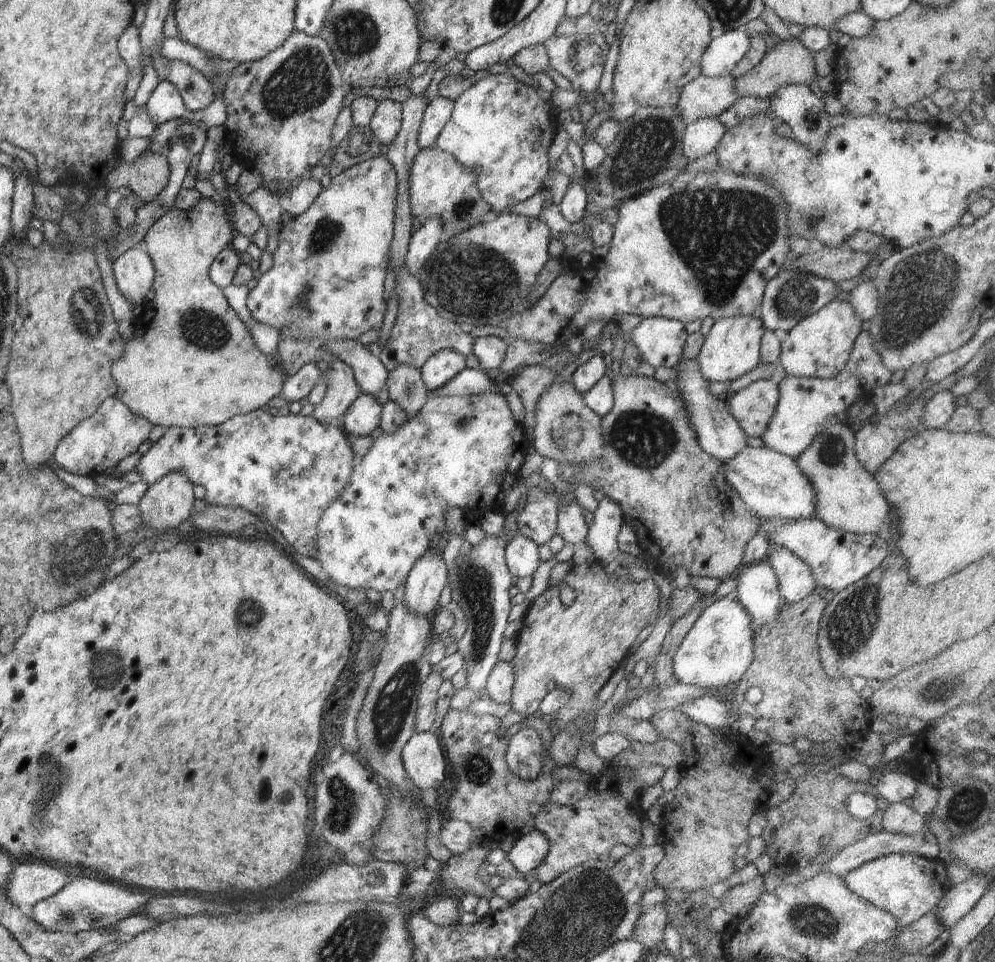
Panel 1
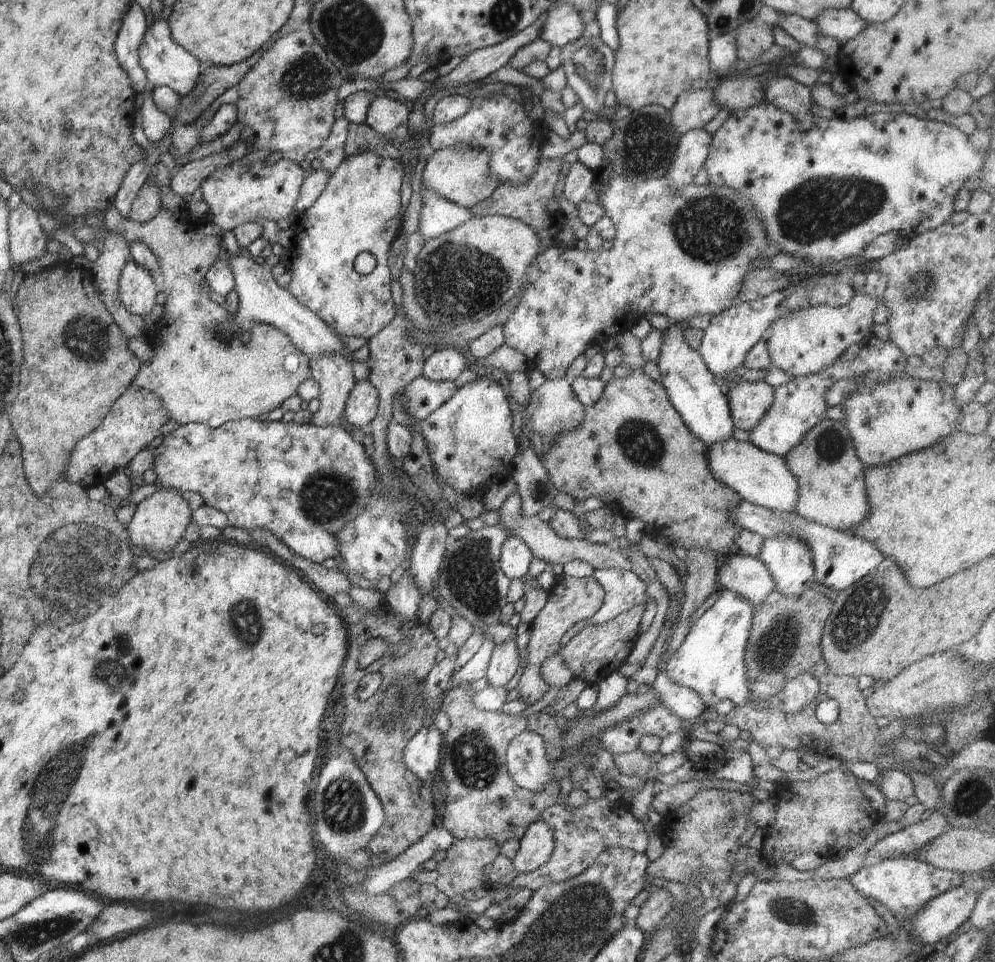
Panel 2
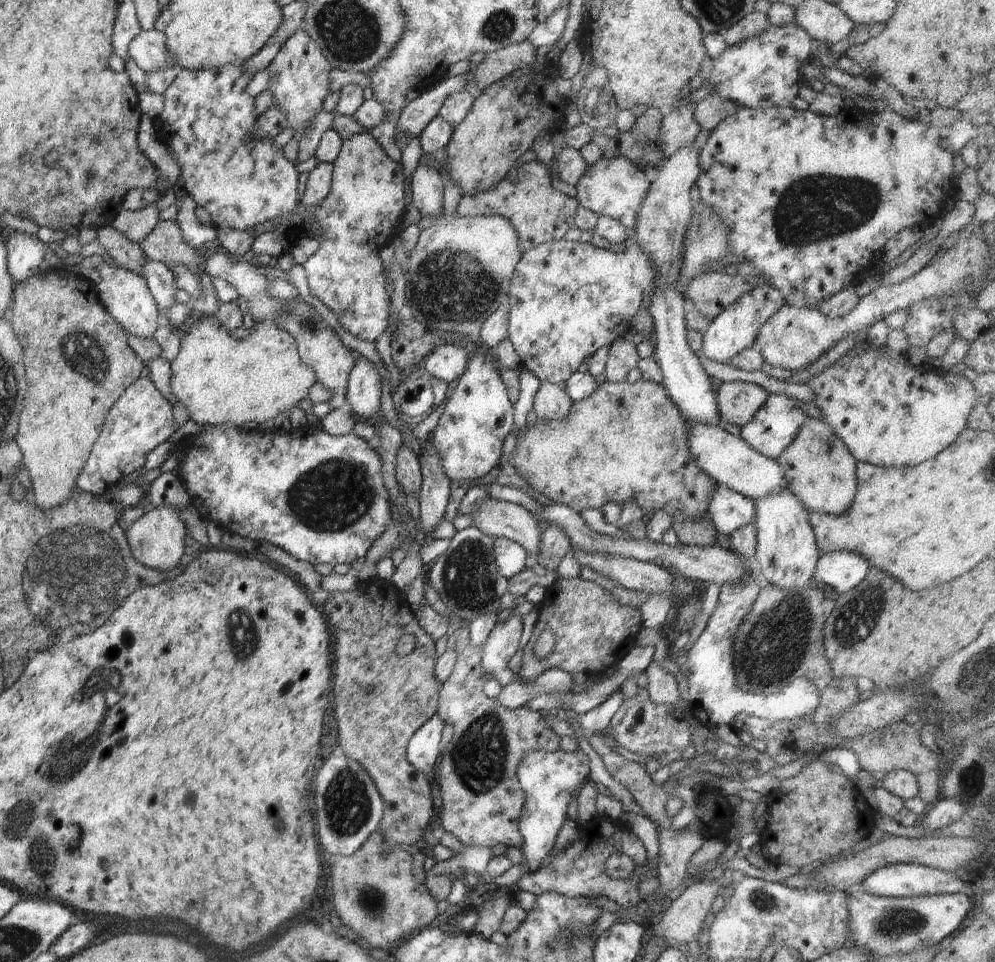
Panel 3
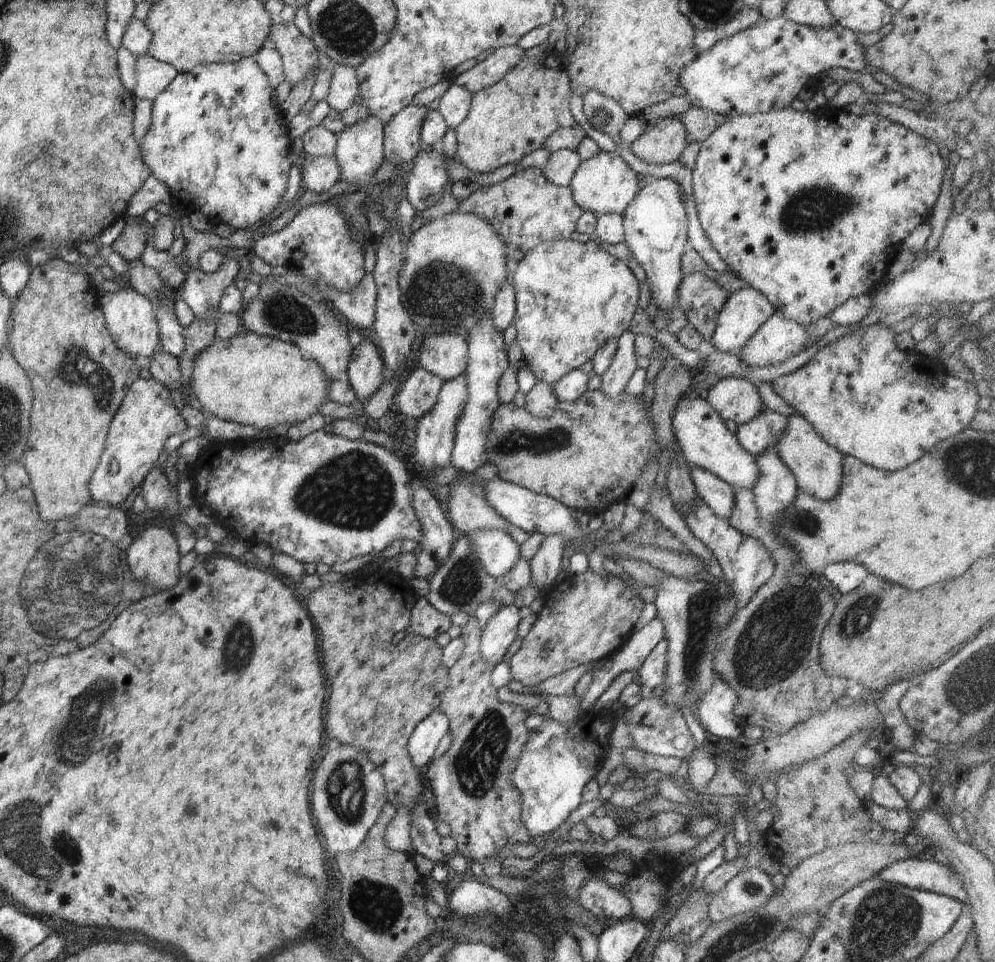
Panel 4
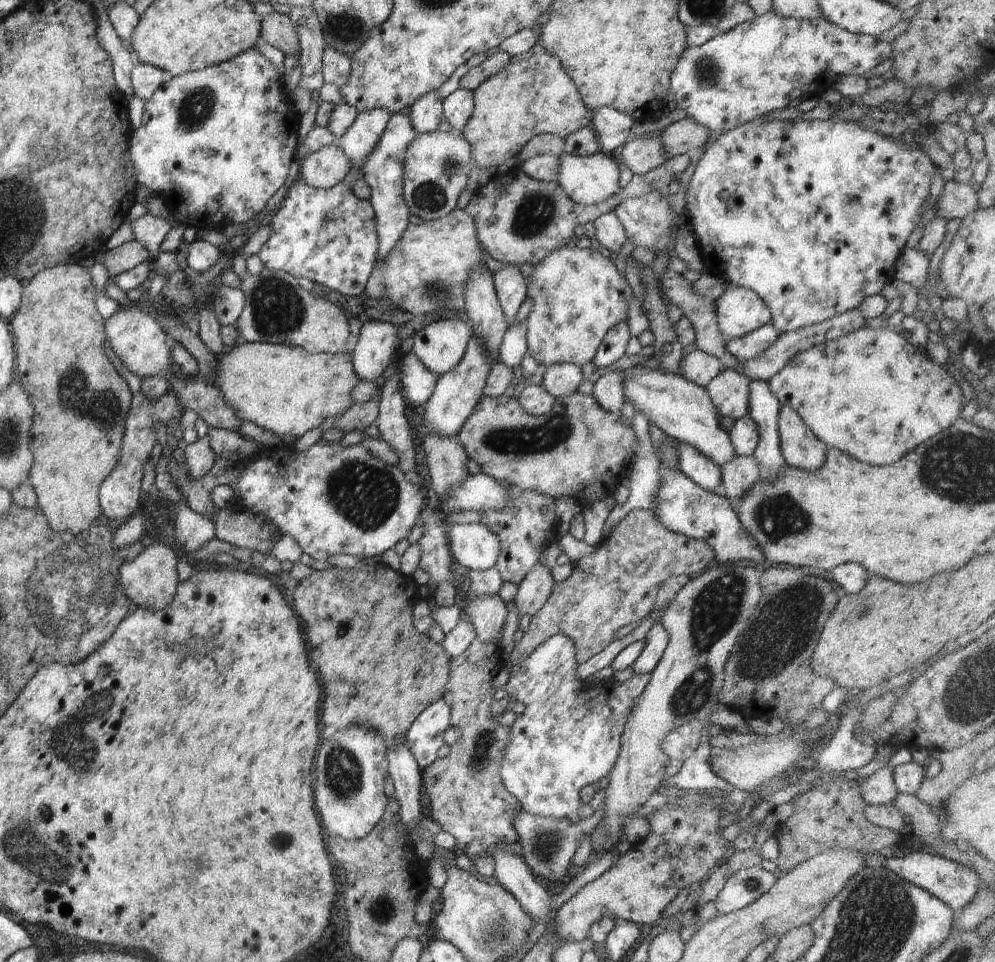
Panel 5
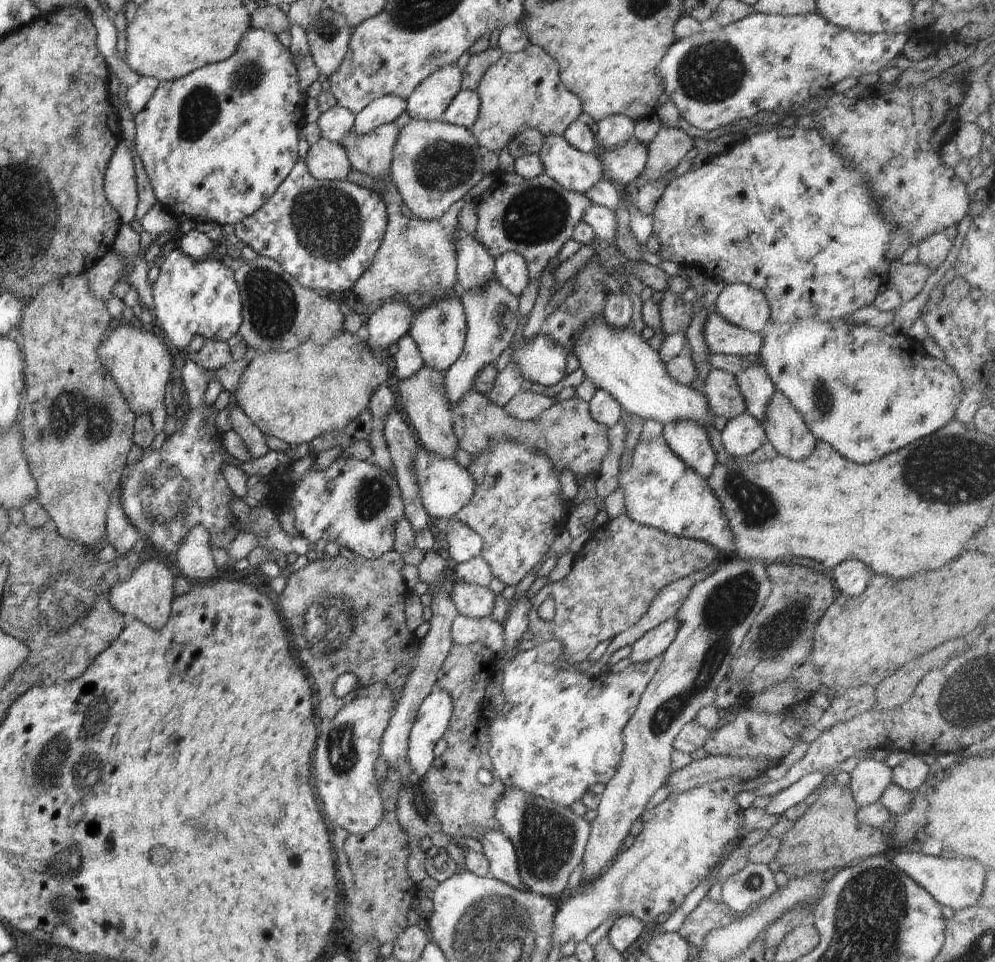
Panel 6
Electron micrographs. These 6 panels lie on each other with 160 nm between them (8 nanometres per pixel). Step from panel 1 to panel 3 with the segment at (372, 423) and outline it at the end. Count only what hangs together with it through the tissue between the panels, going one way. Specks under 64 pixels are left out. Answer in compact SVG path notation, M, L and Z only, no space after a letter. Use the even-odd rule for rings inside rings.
M364 357L355 360L348 377L346 398L356 419L372 418L380 413L382 390L380 375L373 362Z

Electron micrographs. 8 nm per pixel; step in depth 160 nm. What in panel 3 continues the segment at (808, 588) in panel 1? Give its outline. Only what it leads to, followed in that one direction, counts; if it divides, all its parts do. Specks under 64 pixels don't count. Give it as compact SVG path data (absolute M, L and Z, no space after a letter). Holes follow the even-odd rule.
M788 486L753 501L757 528L754 564L763 583L793 589L813 583L817 560L821 554L810 526L807 508L790 492Z

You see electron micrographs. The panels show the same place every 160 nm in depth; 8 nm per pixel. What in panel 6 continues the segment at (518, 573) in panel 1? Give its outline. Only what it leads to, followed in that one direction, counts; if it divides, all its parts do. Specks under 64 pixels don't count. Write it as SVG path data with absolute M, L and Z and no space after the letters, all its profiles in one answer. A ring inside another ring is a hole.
M452 521L447 526L445 538L449 546L449 555L457 564L480 555L483 545L482 537L460 521Z

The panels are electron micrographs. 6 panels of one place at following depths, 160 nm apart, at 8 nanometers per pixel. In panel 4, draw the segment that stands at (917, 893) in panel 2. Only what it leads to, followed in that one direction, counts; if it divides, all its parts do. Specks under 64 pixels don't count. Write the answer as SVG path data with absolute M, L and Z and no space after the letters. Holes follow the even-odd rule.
M929 857L920 860L906 859L890 864L876 878L888 884L954 898L964 905L968 903L968 895L962 888L958 874Z

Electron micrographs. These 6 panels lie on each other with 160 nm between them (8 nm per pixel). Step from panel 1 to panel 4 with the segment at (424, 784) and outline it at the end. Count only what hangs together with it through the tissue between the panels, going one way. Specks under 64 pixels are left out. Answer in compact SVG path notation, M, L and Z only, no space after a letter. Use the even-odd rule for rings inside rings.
M440 709L433 710L414 727L407 749L417 769L432 762L438 743L448 731L448 717Z

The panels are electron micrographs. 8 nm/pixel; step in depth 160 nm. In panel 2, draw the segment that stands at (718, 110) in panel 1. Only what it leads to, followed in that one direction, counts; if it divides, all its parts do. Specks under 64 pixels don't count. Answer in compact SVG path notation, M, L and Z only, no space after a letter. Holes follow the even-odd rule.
M712 85L701 91L682 93L671 112L672 126L681 137L694 129L702 129L717 114L718 108L713 103Z

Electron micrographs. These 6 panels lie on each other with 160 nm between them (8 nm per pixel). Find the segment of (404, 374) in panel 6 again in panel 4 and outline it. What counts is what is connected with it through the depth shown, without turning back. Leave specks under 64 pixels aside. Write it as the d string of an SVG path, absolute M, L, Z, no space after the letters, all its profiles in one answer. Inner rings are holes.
M417 365L411 371L399 385L402 389L397 388L396 406L400 414L418 420L436 404L445 382Z

